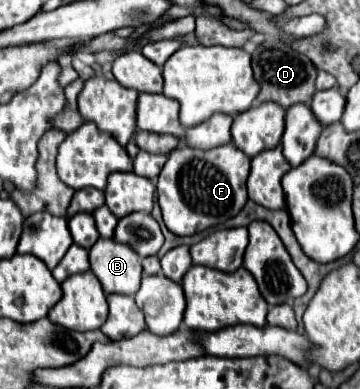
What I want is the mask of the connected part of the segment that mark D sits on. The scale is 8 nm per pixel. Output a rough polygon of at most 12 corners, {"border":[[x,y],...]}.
{"border":[[266,39],[252,53],[258,101],[308,103],[316,67]]}

